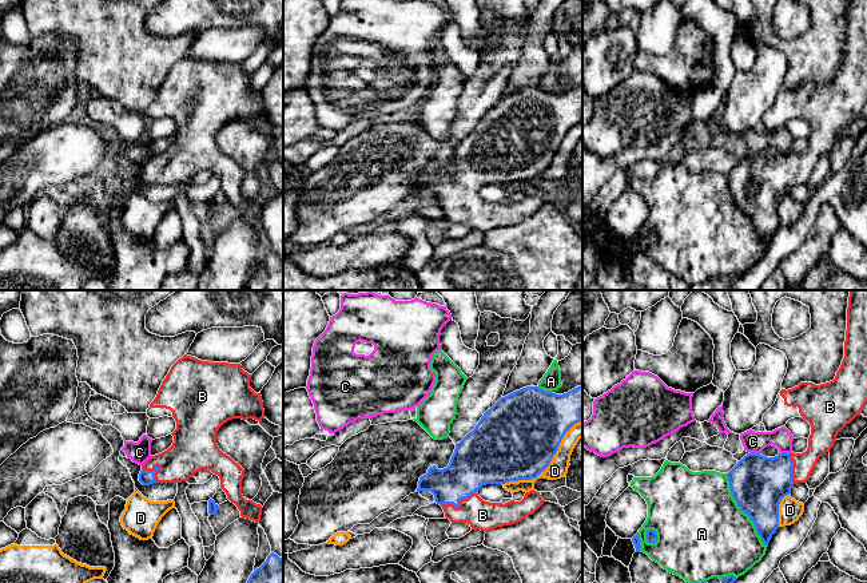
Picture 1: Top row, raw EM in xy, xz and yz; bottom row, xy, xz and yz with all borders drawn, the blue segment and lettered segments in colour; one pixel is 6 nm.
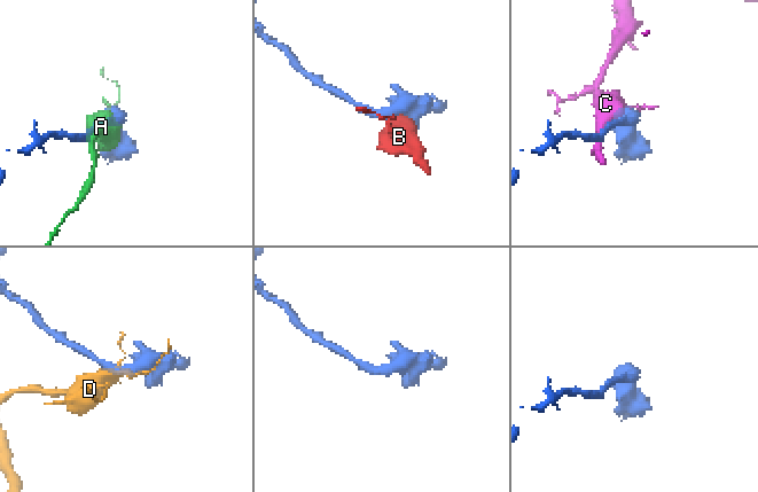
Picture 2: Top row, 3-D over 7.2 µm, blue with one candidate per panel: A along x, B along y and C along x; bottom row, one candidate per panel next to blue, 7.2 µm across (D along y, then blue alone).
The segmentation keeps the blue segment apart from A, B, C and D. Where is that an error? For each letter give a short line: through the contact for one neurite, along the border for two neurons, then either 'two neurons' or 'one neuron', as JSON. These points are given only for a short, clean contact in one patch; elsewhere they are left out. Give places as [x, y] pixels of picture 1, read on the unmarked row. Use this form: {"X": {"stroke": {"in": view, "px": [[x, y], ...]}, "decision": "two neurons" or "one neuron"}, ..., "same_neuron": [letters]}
{"A": {"decision": "two neurons"}, "B": {"stroke": {"in": "xz", "px": [[472, 166], [458, 183], [458, 205], [466, 206], [482, 215]]}, "decision": "one neuron"}, "C": {"decision": "two neurons"}, "D": {"decision": "two neurons"}, "same_neuron": ["B"]}

